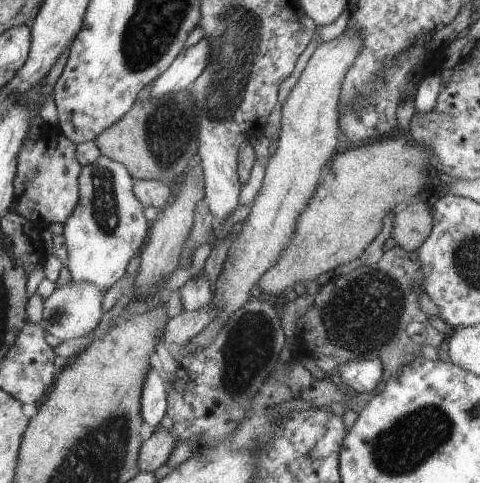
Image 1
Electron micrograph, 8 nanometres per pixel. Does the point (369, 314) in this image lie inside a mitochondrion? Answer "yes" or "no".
yes

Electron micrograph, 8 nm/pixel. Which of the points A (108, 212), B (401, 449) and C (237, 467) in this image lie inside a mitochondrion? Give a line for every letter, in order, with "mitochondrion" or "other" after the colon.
A: mitochondrion
B: mitochondrion
C: other

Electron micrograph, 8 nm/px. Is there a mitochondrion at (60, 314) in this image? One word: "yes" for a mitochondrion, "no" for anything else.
yes

